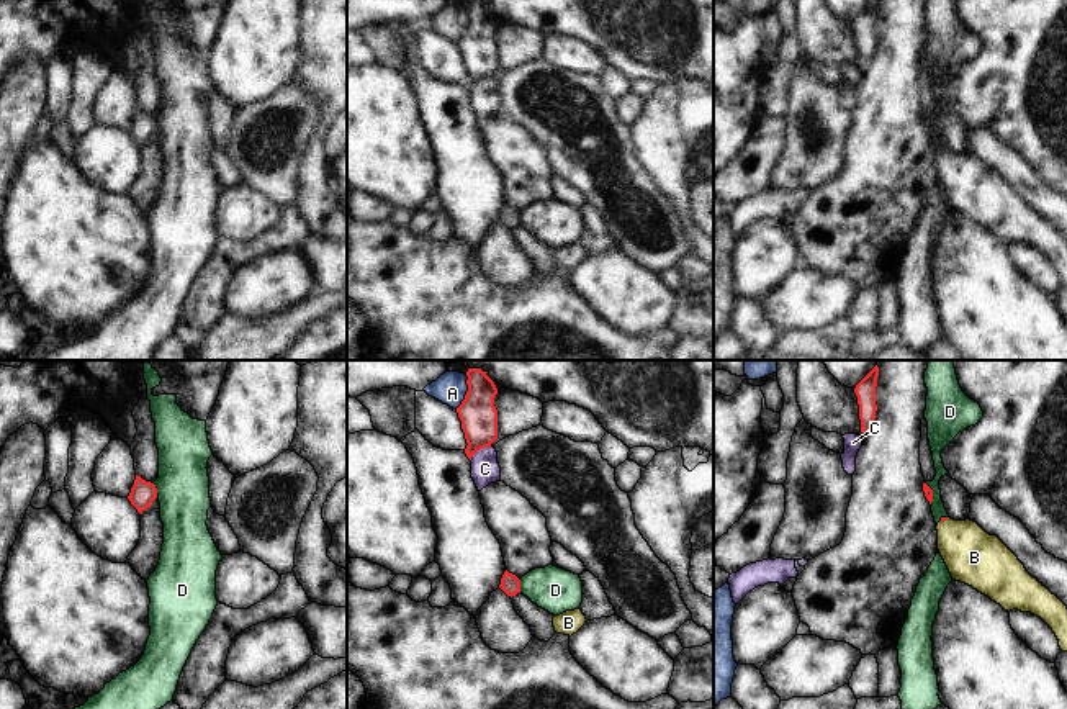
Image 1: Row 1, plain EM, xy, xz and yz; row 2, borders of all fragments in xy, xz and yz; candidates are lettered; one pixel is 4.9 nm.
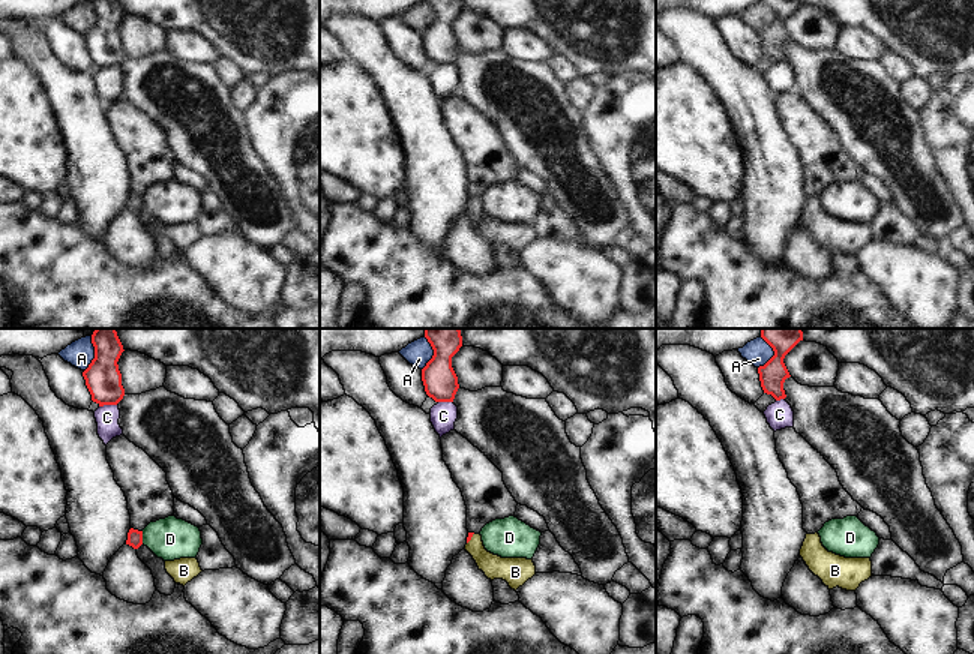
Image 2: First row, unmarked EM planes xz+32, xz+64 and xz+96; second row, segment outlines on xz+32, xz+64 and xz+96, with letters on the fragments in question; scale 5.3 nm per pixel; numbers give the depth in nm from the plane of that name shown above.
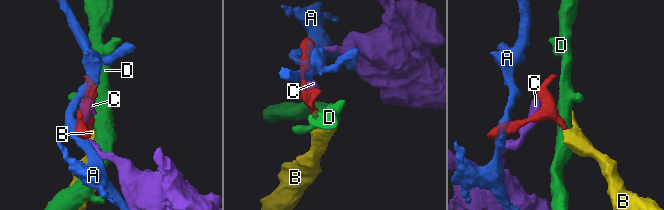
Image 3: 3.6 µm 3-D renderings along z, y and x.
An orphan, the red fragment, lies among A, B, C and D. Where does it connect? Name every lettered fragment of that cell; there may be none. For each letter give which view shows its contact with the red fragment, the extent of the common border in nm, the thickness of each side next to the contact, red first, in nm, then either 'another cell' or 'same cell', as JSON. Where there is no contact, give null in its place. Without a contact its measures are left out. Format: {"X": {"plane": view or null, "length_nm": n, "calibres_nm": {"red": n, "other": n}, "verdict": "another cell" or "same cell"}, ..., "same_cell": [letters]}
{"A": {"plane": "xz", "length_nm": 180, "calibres_nm": {"red": 190, "other": 160}, "verdict": "another cell"}, "B": {"plane": "yz", "length_nm": 40, "calibres_nm": {"red": 20, "other": 280}, "verdict": "same cell"}, "C": {"plane": "xz", "length_nm": 130, "calibres_nm": {"red": 190, "other": 140}, "verdict": "another cell"}, "D": {"plane": "xz", "length_nm": 60, "calibres_nm": {"red": 100, "other": 220}, "verdict": "another cell"}, "same_cell": ["B"]}

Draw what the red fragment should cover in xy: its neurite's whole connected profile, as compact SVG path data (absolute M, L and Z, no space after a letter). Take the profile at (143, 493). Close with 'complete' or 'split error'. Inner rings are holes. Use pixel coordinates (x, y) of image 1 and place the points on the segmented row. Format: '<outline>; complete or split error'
M136 475L136 480L134 480L134 485L131 488L128 499L137 509L137 513L141 514L147 508L151 508L155 498L157 498L155 485Z; complete

